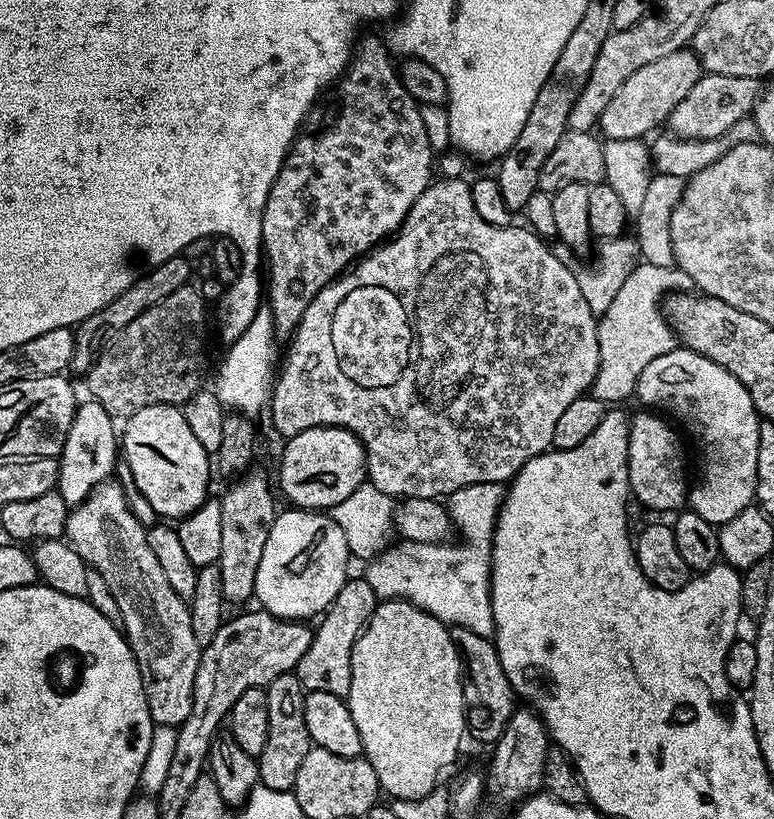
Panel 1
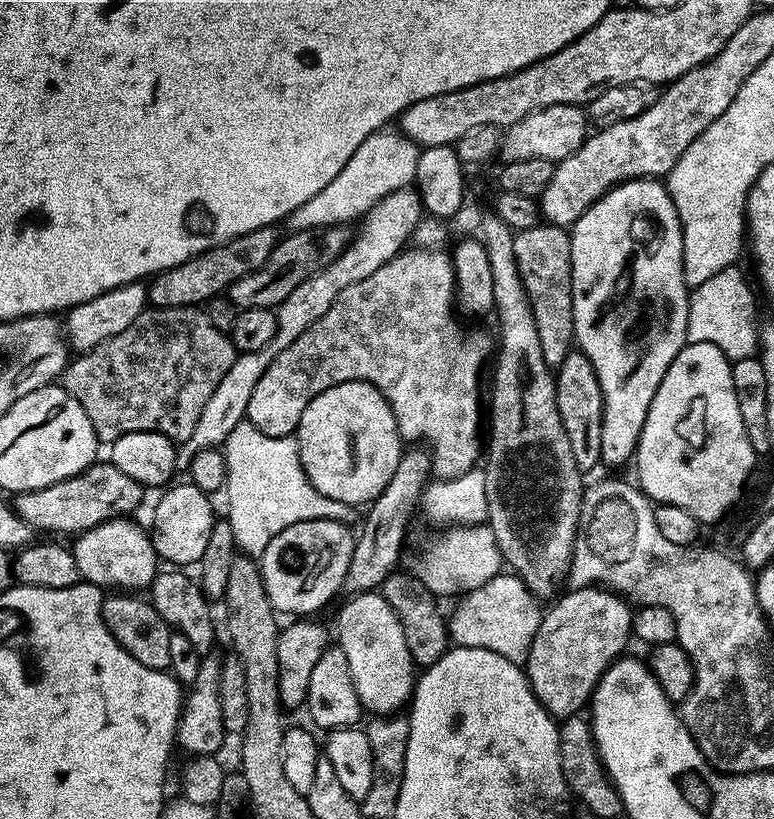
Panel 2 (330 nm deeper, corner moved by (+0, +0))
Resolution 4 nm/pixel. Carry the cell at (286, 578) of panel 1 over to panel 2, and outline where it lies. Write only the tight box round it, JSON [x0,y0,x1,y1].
[258,520,356,618]

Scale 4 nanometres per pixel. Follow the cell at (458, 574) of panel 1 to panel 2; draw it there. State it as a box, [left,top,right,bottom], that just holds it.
[447,574,542,666]

